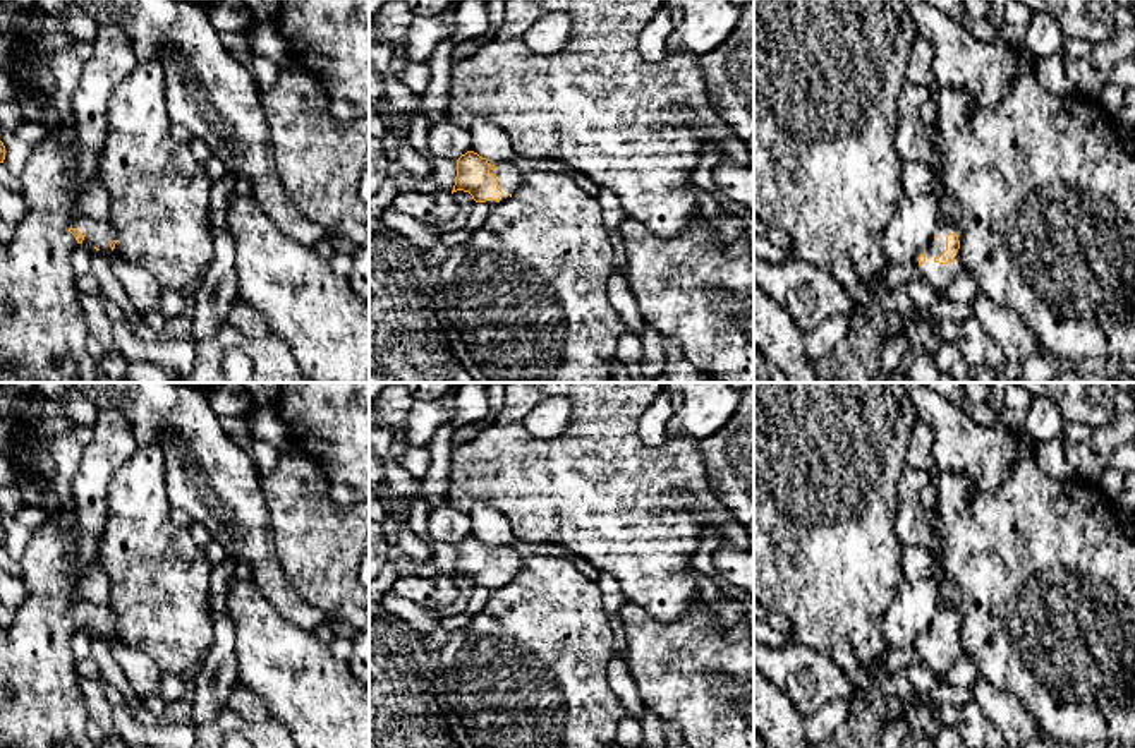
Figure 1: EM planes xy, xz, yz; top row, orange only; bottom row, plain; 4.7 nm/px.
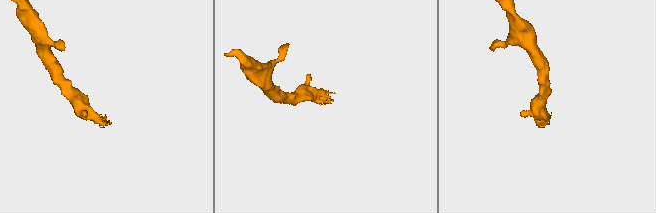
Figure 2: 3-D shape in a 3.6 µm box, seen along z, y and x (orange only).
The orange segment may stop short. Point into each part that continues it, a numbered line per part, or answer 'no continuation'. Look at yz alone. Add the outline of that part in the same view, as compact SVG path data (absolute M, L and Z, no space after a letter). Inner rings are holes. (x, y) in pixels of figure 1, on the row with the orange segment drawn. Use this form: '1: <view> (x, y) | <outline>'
1: yz (938, 277) | M938 220L931 237L915 250L913 257L915 271L920 274L922 281L936 292L944 292L963 269L958 252L953 254L953 262L939 264L934 261L946 250L946 237L950 233L956 233L960 240L960 232L956 226Z

